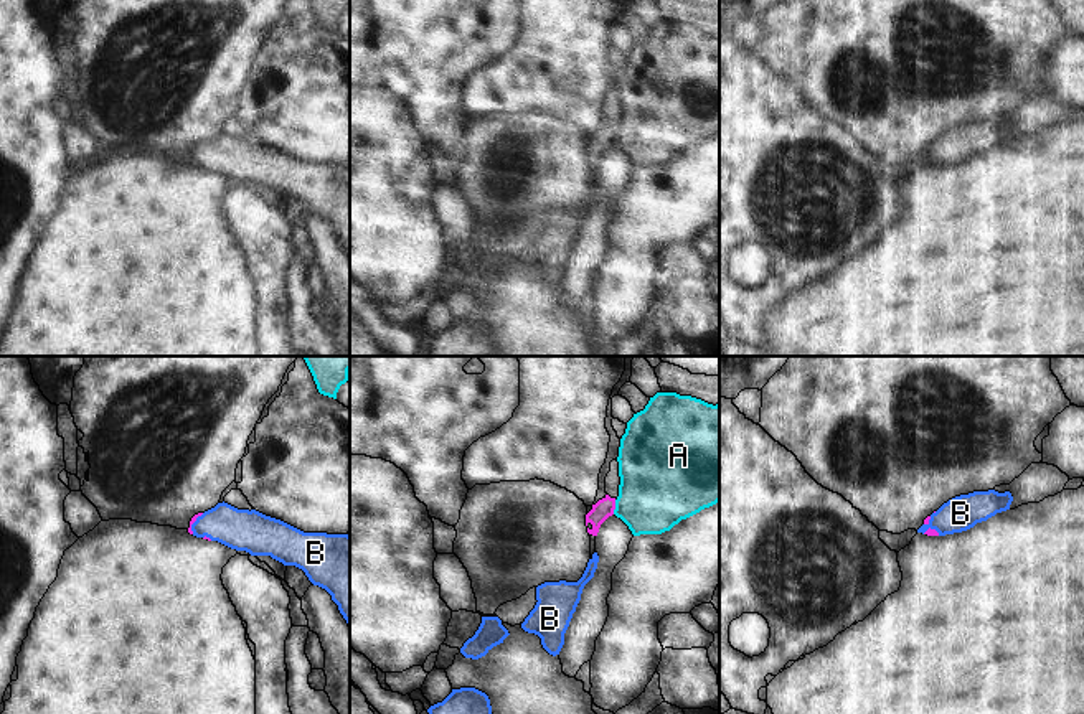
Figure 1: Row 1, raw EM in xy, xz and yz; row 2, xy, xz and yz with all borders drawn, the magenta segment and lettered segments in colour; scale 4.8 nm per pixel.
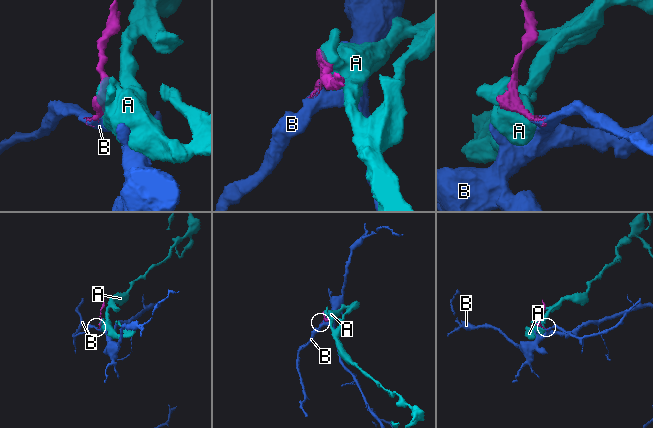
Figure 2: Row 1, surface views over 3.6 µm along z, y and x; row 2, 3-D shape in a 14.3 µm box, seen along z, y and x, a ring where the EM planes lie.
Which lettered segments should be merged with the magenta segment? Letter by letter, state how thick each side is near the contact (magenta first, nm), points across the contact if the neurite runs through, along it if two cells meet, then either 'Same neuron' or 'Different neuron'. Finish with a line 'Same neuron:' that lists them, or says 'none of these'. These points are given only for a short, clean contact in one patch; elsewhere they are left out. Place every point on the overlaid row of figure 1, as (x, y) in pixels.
A: Thickness 90 nm (magenta) against 400 nm. Different neuron
B: Thickness 40 nm (magenta) against 170 nm. Path across: yz (929, 531), (929, 528), (961, 513). Same neuron
Same neuron: B.

